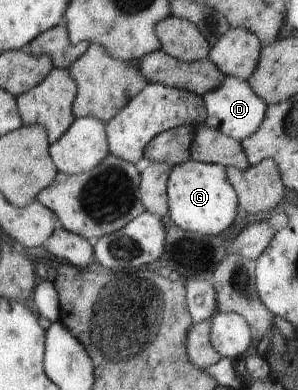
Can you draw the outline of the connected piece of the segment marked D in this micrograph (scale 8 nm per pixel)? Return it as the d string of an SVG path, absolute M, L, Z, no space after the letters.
M226 76L221 87L203 94L202 98L205 109L207 109L205 124L239 142L242 142L249 135L253 135L265 119L267 105L262 99L259 99L258 95L255 95L247 80Z

